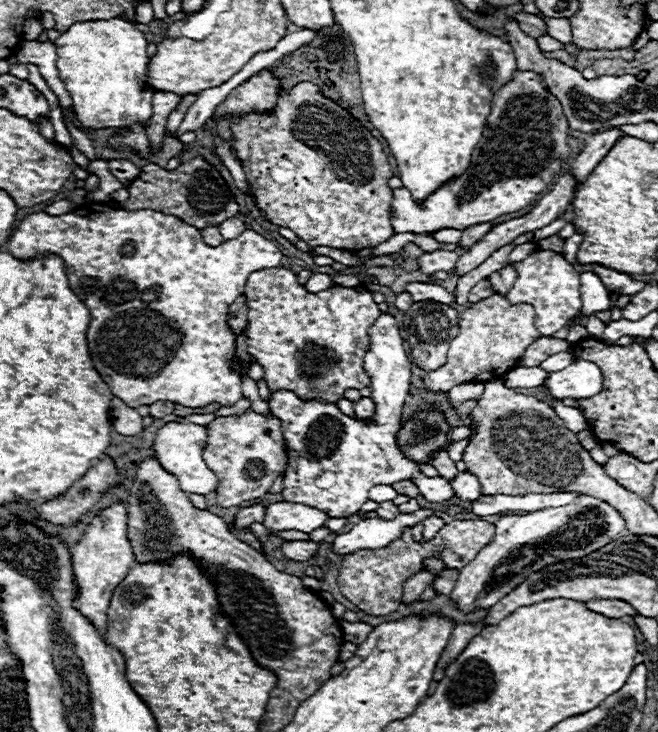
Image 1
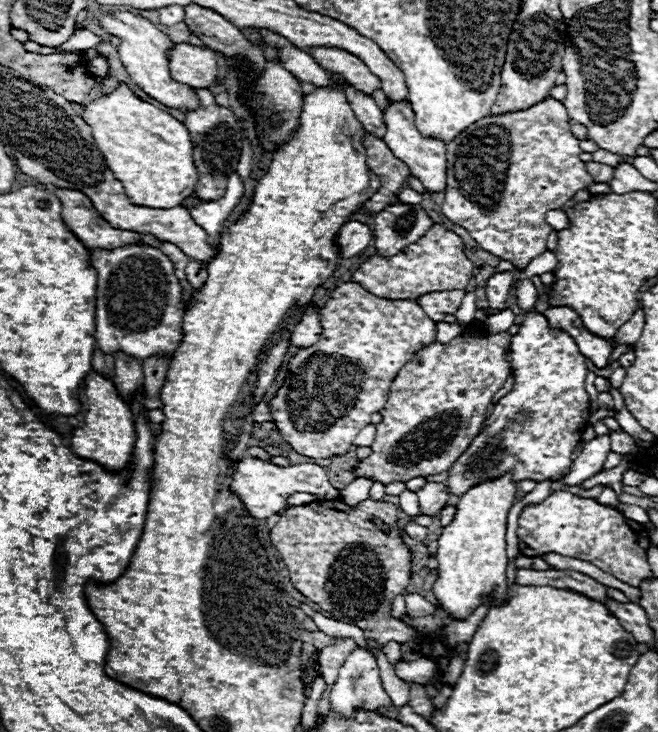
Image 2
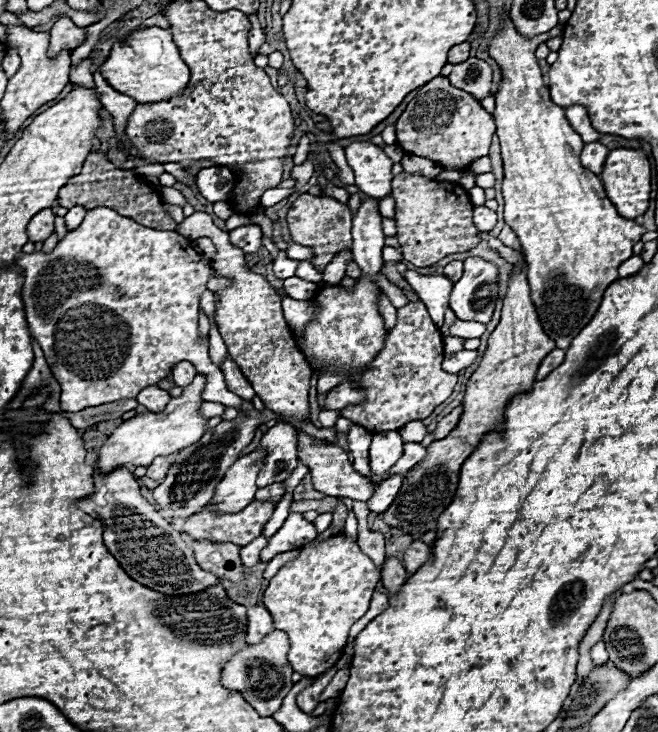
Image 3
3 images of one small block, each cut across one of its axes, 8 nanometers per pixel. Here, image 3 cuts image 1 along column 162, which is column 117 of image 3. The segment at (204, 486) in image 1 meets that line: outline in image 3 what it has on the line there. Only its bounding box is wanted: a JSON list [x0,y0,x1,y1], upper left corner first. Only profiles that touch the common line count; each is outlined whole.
[96,374,206,474]

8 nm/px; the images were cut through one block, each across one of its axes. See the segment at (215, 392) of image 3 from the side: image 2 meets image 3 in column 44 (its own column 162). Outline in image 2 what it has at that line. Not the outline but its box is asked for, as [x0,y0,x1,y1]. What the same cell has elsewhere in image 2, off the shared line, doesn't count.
[90,244,194,360]

